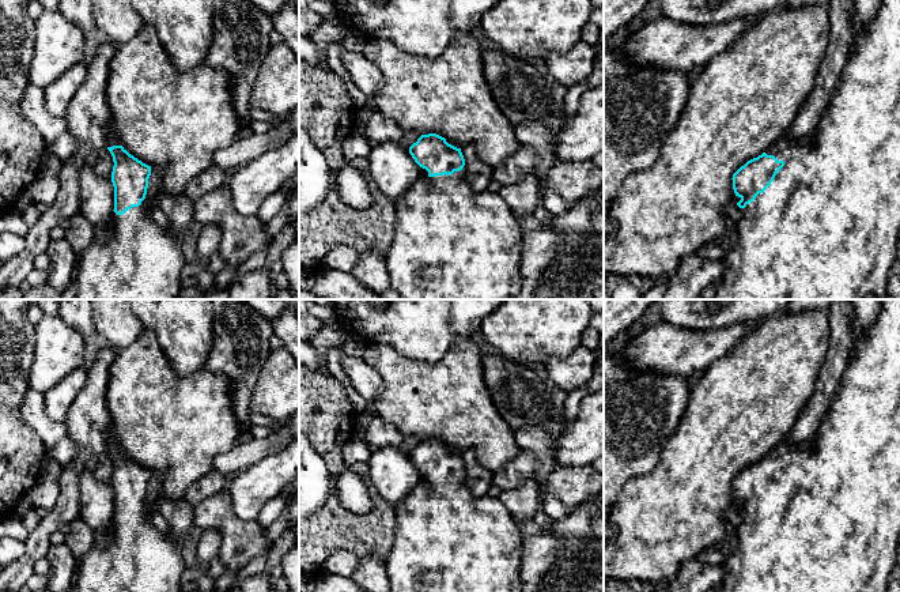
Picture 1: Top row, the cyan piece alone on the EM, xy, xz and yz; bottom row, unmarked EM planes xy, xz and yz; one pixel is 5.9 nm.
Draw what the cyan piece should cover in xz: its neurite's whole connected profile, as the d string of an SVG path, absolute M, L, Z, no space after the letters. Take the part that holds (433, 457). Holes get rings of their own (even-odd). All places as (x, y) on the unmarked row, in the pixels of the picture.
M436 438L421 440L409 452L415 467L428 479L420 479L396 508L396 536L385 561L390 592L521 592L521 524L495 497L476 497L465 484L461 453Z

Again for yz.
M850 299L852 305L852 338L854 348L850 351L848 366L842 377L835 399L825 414L818 429L813 437L805 441L789 441L783 438L772 450L769 450L761 460L748 465L733 479L733 494L735 501L741 505L737 510L742 516L740 527L735 529L737 546L729 558L725 561L725 578L716 592L886 592L888 577L892 573L893 565L897 561L897 547L900 535L900 299Z

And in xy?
M113 426L106 433L107 455L113 461L111 487L114 514L110 531L94 531L92 547L77 559L69 592L181 592L181 577L190 562L179 543L150 523L147 506L151 471L131 460L114 438Z

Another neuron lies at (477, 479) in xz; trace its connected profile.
M473 450L461 452L465 464L465 484L476 495L484 497L492 486L492 472L480 465Z

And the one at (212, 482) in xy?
M211 470L188 487L184 498L190 505L197 505L200 501L226 489L227 484L228 484L227 476L224 476L222 472L216 470Z

